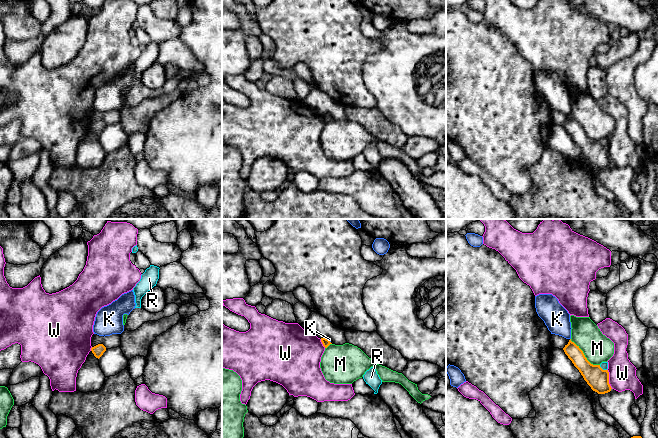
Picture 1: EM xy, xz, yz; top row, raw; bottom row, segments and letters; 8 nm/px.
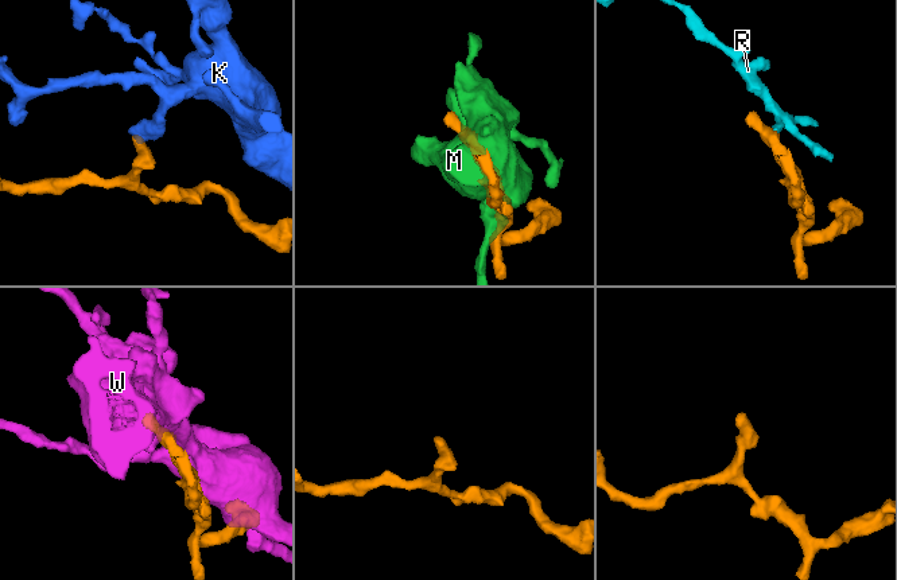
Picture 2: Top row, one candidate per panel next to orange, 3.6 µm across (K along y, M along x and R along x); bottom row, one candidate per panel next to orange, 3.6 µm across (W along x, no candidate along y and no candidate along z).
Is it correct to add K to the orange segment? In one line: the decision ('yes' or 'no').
no

